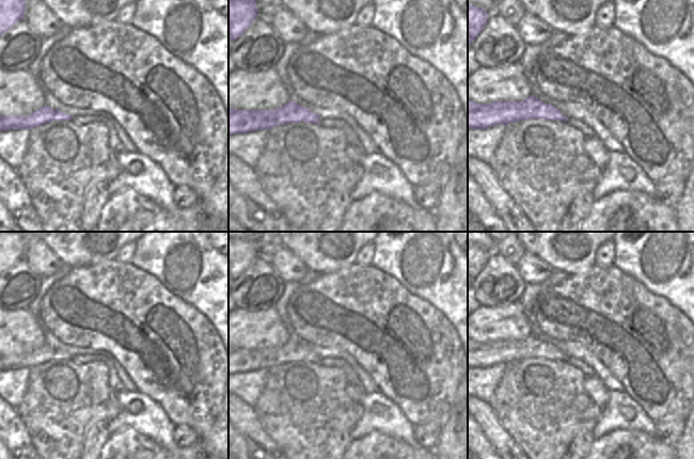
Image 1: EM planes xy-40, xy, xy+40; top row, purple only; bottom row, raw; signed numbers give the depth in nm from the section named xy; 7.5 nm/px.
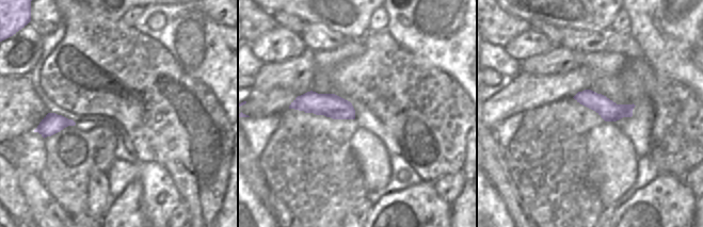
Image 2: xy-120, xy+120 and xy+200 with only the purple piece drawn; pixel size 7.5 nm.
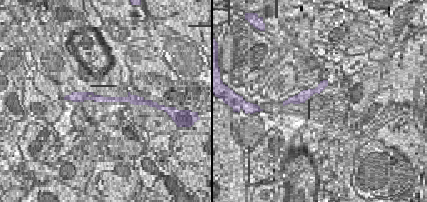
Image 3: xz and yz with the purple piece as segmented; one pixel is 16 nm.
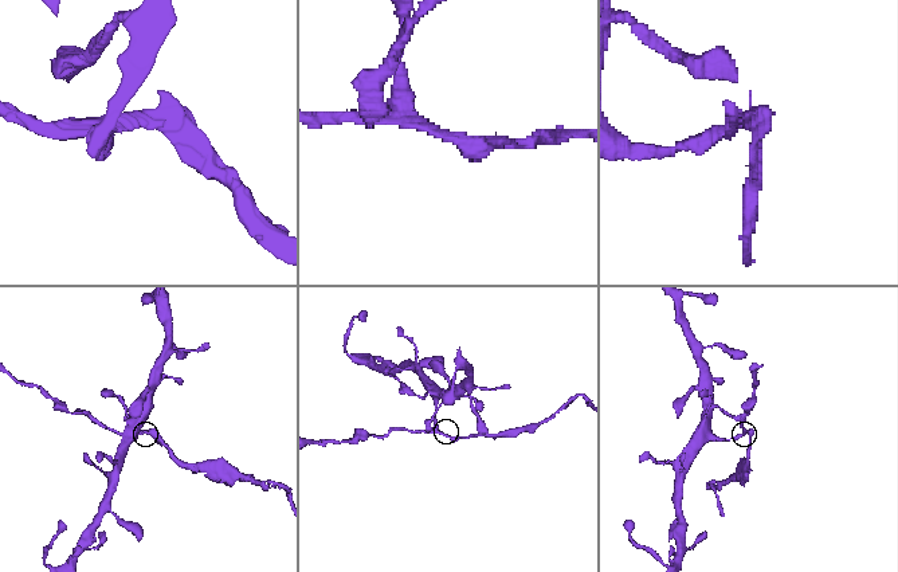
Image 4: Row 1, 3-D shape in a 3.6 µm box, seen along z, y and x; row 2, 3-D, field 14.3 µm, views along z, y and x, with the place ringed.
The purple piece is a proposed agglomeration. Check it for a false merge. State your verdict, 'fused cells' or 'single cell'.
fused cells

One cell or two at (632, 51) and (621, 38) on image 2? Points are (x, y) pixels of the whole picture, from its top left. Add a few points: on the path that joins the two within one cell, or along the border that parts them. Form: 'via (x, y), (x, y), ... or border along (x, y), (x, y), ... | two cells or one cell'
via (629, 48), (623, 42) | one cell

